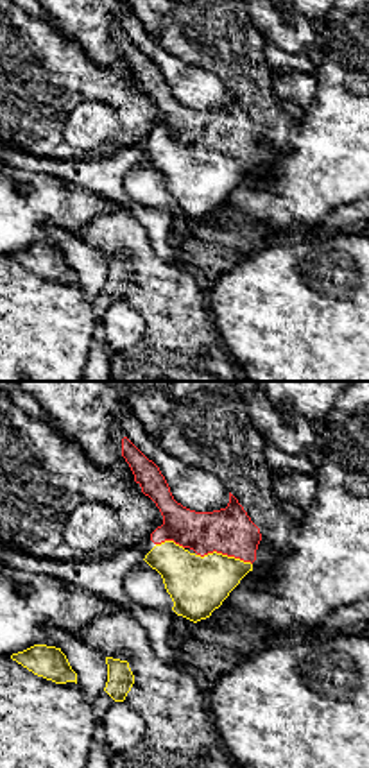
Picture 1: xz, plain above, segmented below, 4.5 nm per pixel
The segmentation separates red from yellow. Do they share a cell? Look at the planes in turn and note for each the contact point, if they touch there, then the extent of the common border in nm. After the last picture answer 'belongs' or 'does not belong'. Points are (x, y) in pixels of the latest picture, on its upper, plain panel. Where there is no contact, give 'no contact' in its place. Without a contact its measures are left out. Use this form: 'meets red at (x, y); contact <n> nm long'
meets red at (224, 153); contact 260 nm long

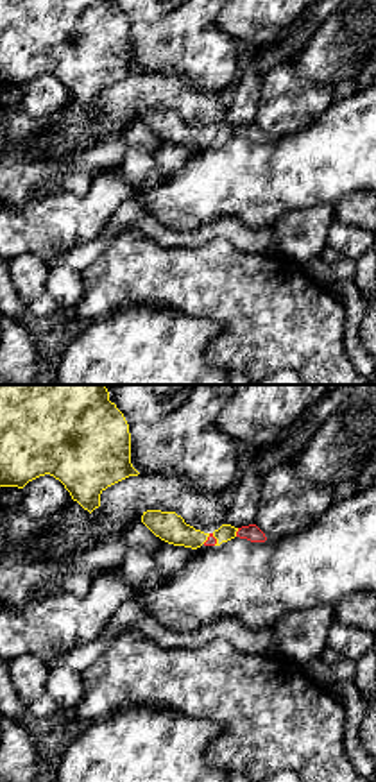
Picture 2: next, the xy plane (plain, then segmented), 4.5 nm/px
meets red at (237, 131); contact 40 nm long

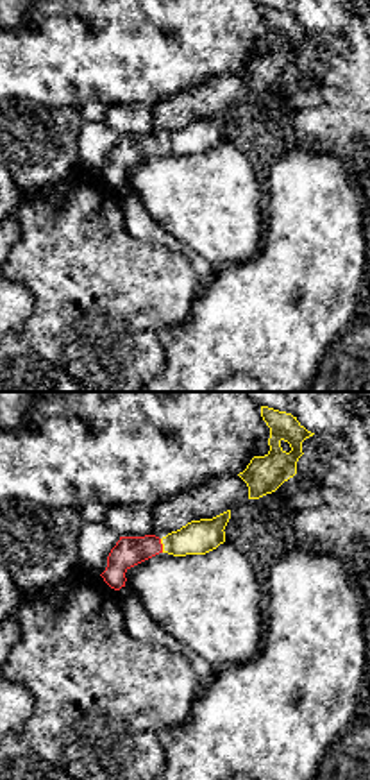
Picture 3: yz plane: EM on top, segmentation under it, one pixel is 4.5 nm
meets red at (161, 145); contact 70 nm long

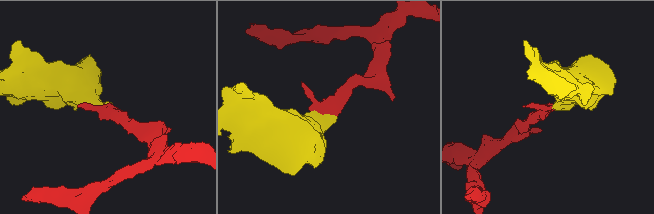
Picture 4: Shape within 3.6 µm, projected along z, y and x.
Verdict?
belongs

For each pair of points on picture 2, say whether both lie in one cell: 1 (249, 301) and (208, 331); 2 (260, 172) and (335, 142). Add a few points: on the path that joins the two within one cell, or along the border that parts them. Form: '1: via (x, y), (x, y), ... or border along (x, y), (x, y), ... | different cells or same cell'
1: border along (178, 312), (217, 324), (206, 348), (213, 365) | different cells
2: via (278, 172), (303, 170), (317, 160) | same cell

